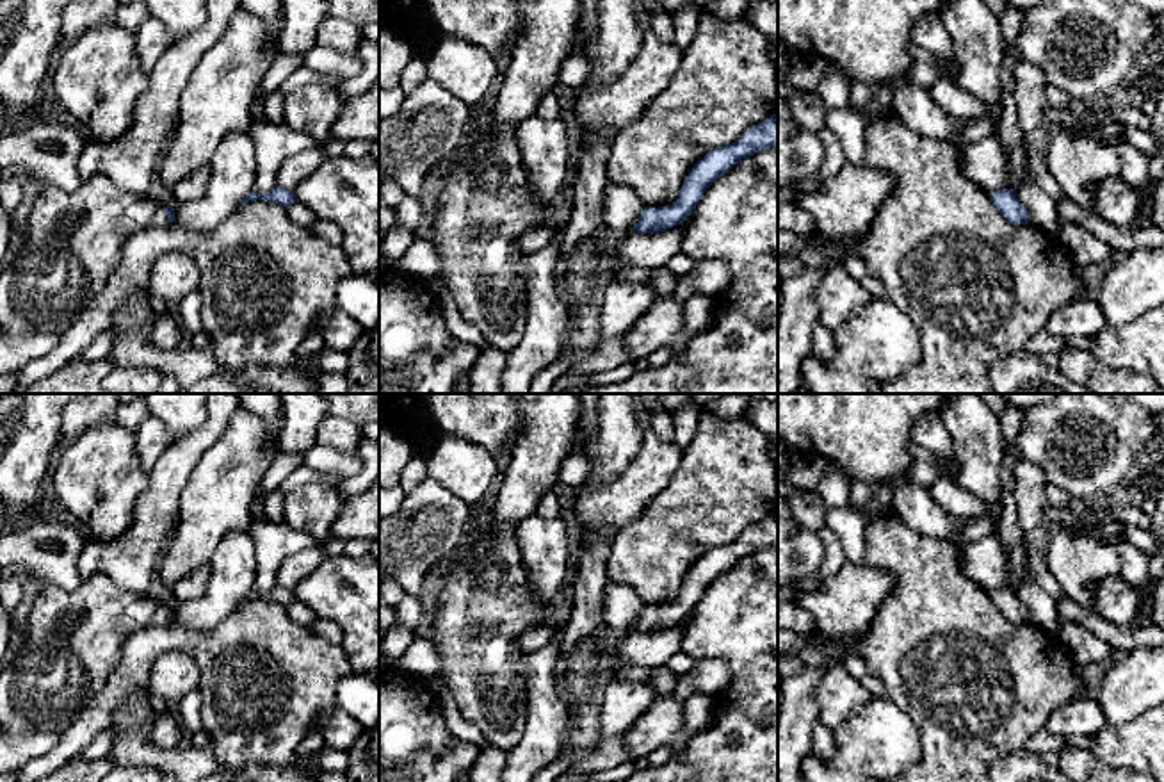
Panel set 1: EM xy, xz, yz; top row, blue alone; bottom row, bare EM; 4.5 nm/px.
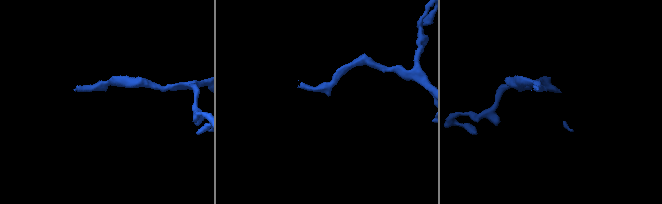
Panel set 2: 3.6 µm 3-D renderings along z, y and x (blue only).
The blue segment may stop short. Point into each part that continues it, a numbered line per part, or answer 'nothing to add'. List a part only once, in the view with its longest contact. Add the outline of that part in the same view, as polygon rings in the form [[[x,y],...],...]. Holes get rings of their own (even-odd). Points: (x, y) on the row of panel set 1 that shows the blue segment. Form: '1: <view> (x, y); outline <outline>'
1: xy (72, 234); outline [[[94,173],[77,191],[43,185],[16,258],[0,271],[0,330],[64,333],[121,262],[128,237],[171,226],[166,207]]]

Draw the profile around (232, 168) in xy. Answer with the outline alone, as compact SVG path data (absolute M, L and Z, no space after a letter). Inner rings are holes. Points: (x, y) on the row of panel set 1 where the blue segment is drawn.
M230 132L210 162L206 192L174 208L173 226L187 230L214 230L233 214L253 191L256 175L255 146L247 134Z

